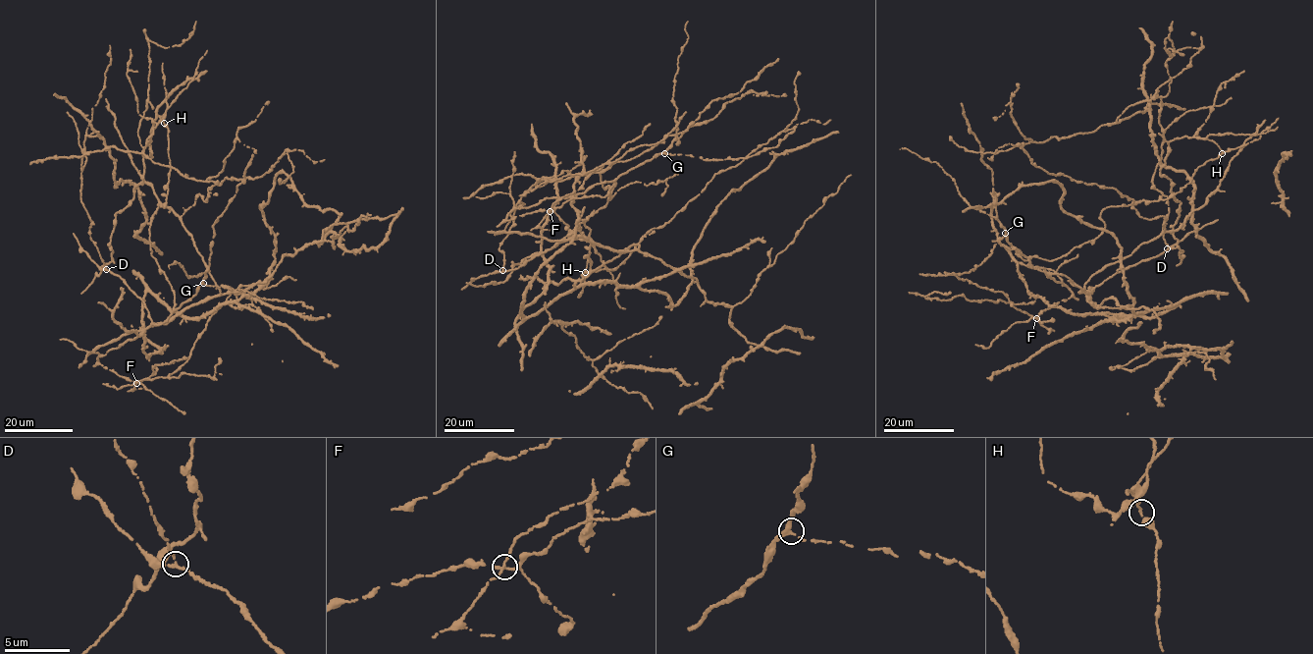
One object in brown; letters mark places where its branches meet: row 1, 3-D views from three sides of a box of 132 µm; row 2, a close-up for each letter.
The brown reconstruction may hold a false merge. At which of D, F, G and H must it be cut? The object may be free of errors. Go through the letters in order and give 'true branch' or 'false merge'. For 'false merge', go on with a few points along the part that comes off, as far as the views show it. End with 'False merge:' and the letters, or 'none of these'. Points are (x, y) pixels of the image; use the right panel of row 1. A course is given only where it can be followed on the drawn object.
D: true branch
F: true branch
G: true branch
H: true branch
False merge: none of these

